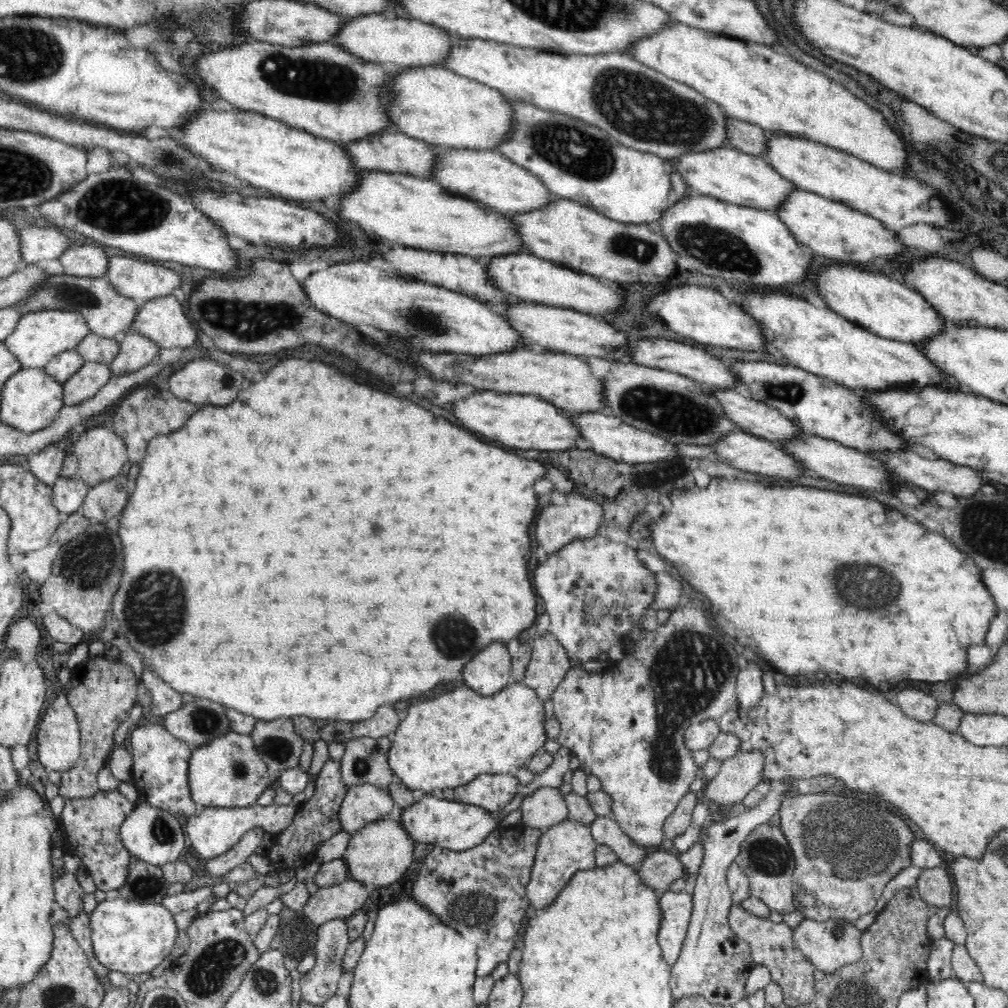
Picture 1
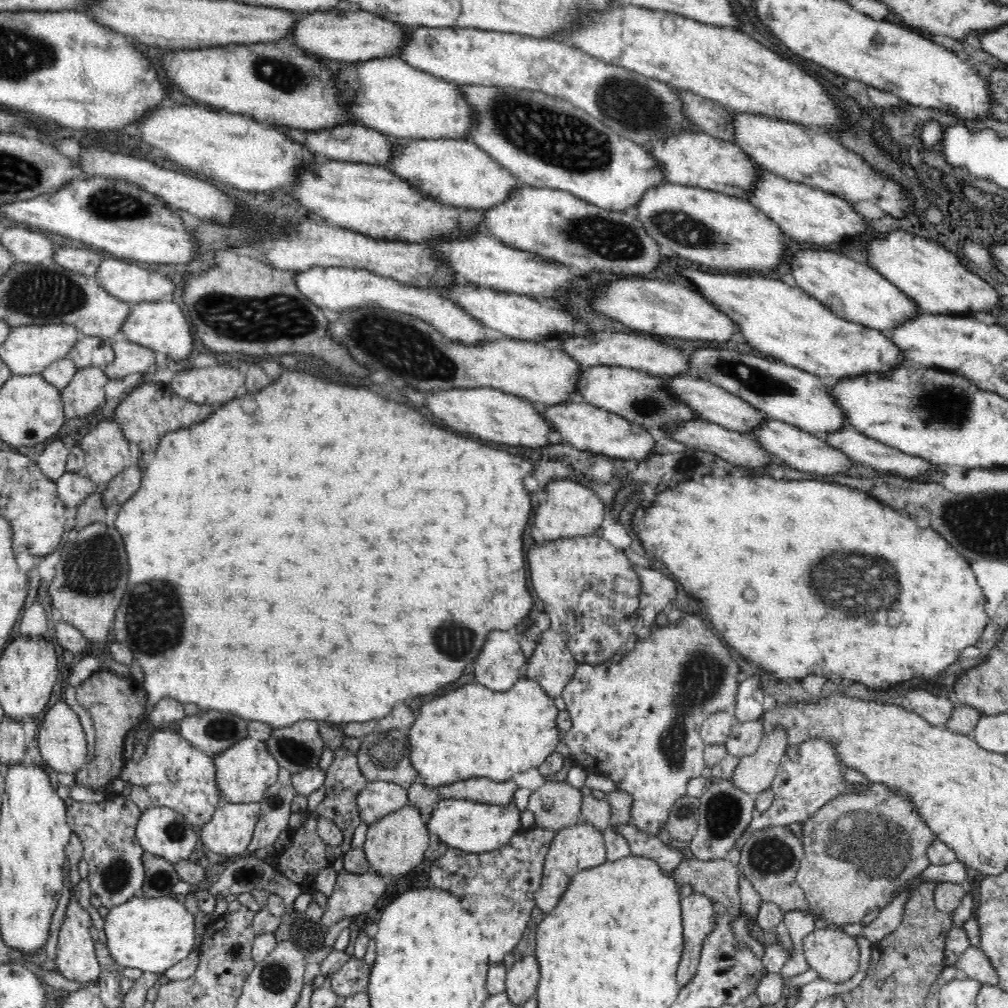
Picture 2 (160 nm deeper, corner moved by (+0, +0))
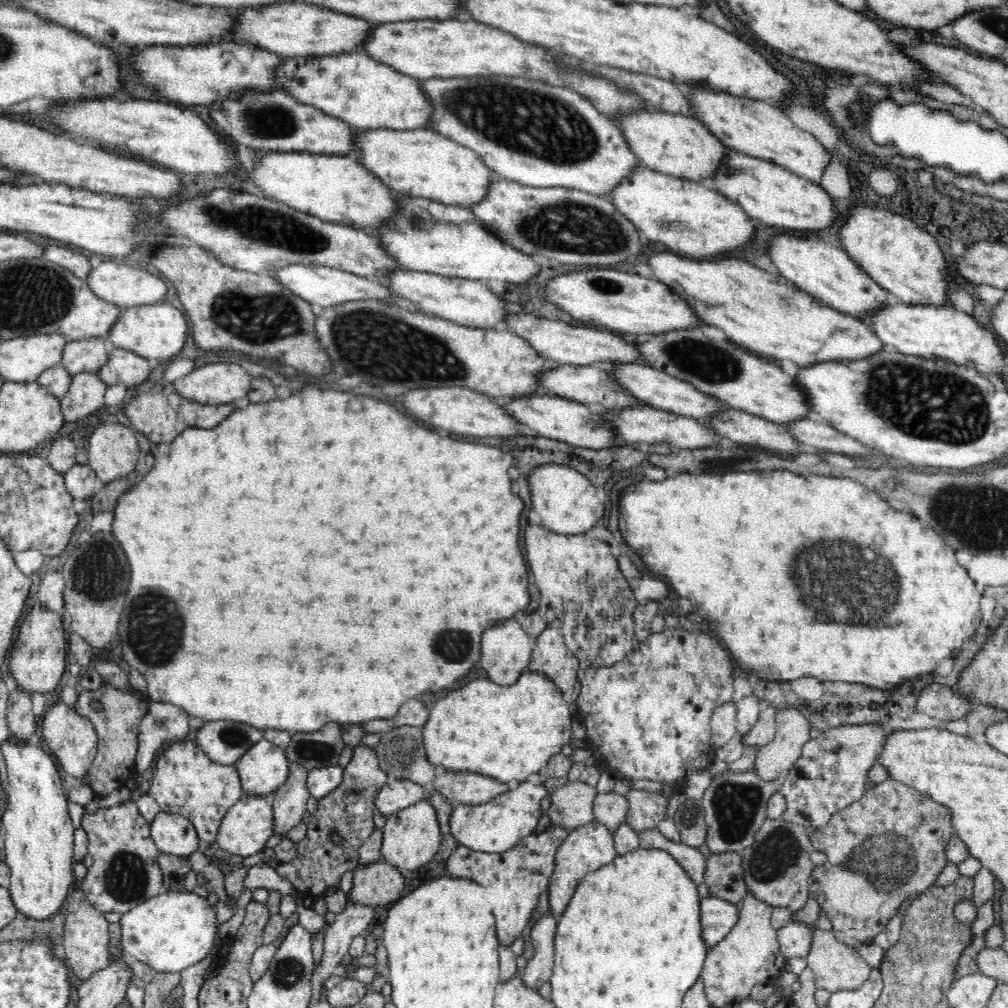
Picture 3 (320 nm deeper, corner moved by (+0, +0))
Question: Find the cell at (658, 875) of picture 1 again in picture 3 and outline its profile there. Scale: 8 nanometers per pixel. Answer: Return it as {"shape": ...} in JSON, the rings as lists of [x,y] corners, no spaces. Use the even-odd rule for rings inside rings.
{"shape":[[[739,852],[707,854],[704,883],[710,889],[710,896],[724,899],[738,906],[743,899],[747,886],[742,868],[742,855]]]}

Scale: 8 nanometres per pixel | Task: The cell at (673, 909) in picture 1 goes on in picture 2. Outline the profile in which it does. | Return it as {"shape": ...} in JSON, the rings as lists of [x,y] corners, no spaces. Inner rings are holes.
{"shape":[[[698,892],[680,898],[679,902],[682,905],[682,956],[678,960],[676,978],[682,988],[698,968],[702,940],[706,940],[706,934],[714,928],[714,905],[712,899]]]}

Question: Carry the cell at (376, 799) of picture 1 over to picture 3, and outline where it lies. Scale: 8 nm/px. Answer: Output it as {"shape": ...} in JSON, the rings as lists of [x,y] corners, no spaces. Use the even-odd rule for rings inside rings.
{"shape":[[[393,778],[374,796],[374,807],[383,816],[389,817],[407,806],[427,799],[425,790],[422,785],[408,779]]]}

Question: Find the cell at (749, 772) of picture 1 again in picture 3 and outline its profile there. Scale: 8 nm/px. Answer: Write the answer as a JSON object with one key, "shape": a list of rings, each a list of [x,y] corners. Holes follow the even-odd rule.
{"shape":[[[778,710],[774,740],[761,746],[754,770],[760,779],[782,778],[801,754],[803,744],[810,740],[810,720],[800,710]]]}

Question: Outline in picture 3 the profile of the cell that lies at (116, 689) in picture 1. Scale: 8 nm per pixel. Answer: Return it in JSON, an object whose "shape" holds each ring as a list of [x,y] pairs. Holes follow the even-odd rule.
{"shape":[[[110,684],[101,686],[100,690],[90,692],[80,689],[78,701],[75,703],[75,711],[90,719],[94,725],[95,734],[98,735],[98,746],[92,766],[89,768],[89,786],[98,796],[110,794],[112,790],[118,790],[130,780],[130,775],[136,769],[136,750],[138,750],[138,730],[143,716],[148,712],[150,699],[146,693],[134,690],[134,694],[118,692],[116,687]],[[100,702],[102,708],[94,710],[92,705]]]}

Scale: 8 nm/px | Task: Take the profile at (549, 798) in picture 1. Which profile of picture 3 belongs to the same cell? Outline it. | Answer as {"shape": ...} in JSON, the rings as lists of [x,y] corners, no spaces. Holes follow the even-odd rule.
{"shape":[[[580,780],[570,781],[547,797],[548,810],[543,813],[549,816],[551,826],[560,825],[569,831],[587,825],[595,820],[594,798],[598,791]]]}

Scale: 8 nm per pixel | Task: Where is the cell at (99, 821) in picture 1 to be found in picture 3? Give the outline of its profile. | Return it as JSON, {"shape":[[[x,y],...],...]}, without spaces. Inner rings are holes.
{"shape":[[[124,802],[121,805],[113,806],[105,809],[99,808],[94,814],[83,814],[84,818],[82,819],[81,826],[84,826],[84,830],[88,832],[88,840],[90,840],[90,844],[88,844],[87,849],[90,856],[92,856],[92,866],[87,868],[87,874],[85,878],[78,885],[86,894],[87,899],[90,901],[90,904],[101,913],[104,912],[118,912],[118,914],[123,914],[124,912],[128,912],[130,908],[134,908],[135,905],[140,904],[140,902],[144,900],[148,900],[154,896],[158,896],[161,892],[164,891],[162,888],[162,869],[160,869],[160,865],[158,865],[157,860],[158,856],[161,853],[156,847],[156,844],[151,839],[150,835],[150,823],[141,815],[139,811],[138,805],[133,802]]]}

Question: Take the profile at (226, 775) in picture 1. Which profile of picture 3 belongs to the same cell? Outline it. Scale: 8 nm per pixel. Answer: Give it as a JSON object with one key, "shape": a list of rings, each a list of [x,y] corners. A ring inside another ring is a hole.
{"shape":[[[263,738],[234,762],[234,768],[244,794],[264,797],[286,782],[289,763],[283,747]]]}

